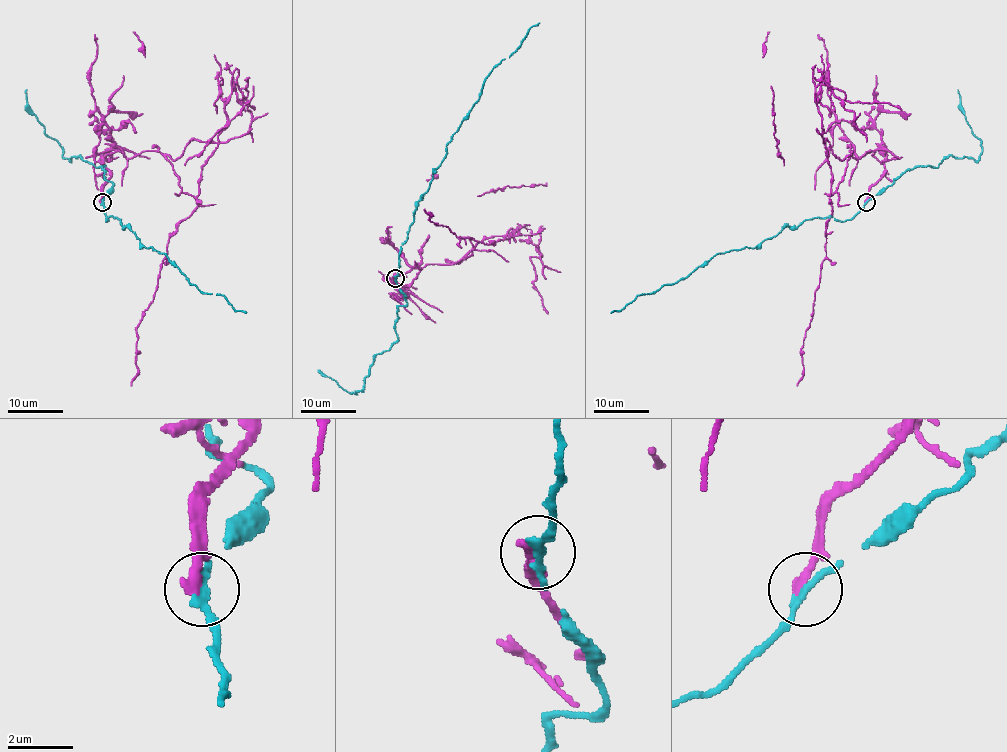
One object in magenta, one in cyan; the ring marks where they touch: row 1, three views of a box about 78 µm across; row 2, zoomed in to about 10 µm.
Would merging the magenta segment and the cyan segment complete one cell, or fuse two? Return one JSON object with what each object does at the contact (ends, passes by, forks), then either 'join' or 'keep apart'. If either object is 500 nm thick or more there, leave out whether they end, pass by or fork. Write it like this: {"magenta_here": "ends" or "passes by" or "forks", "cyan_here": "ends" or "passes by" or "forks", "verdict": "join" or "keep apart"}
{"magenta_here": "ends", "cyan_here": "passes by", "verdict": "keep apart"}

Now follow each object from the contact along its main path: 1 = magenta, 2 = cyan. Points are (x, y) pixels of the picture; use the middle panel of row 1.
1: (396, 278), (396, 298), (423, 267), (458, 263), (487, 237), (511, 237), (459, 238), (423, 209)
2: (396, 278), (416, 201), (429, 188), (447, 143), (479, 98), (484, 78), (540, 22)

